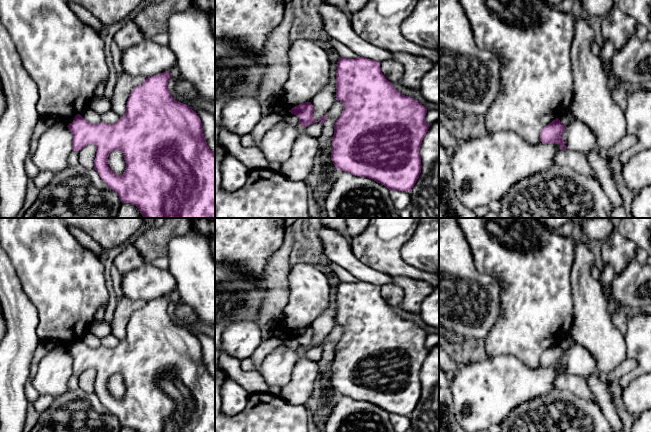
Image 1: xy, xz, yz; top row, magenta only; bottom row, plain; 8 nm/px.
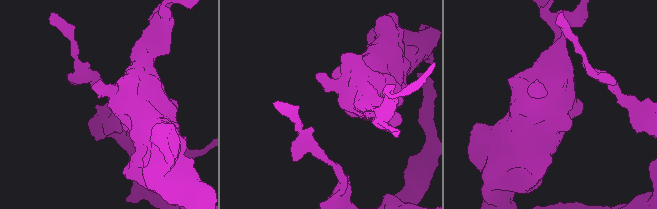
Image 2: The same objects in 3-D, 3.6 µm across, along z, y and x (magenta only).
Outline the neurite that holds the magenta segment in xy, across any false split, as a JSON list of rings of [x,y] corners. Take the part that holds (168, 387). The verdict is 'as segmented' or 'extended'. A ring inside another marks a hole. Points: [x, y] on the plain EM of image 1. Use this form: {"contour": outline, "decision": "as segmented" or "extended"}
{"contour": [[[165,295],[146,302],[141,309],[135,311],[129,319],[125,339],[120,341],[115,348],[105,348],[103,346],[91,348],[80,338],[77,338],[73,346],[67,350],[72,357],[72,374],[78,376],[89,368],[94,368],[96,370],[94,393],[98,396],[106,409],[118,418],[122,427],[131,427],[137,432],[215,432],[215,378],[207,369],[203,358],[202,347],[197,337],[186,328],[175,325],[171,320],[167,312],[170,302],[169,295]],[[115,374],[120,374],[122,376],[126,387],[126,394],[122,399],[115,398],[108,391],[108,380]]], "decision": "as segmented"}

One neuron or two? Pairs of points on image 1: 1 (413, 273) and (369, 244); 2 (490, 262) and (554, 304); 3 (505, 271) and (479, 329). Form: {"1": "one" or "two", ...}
{"1": "one", "2": "one", "3": "two"}

